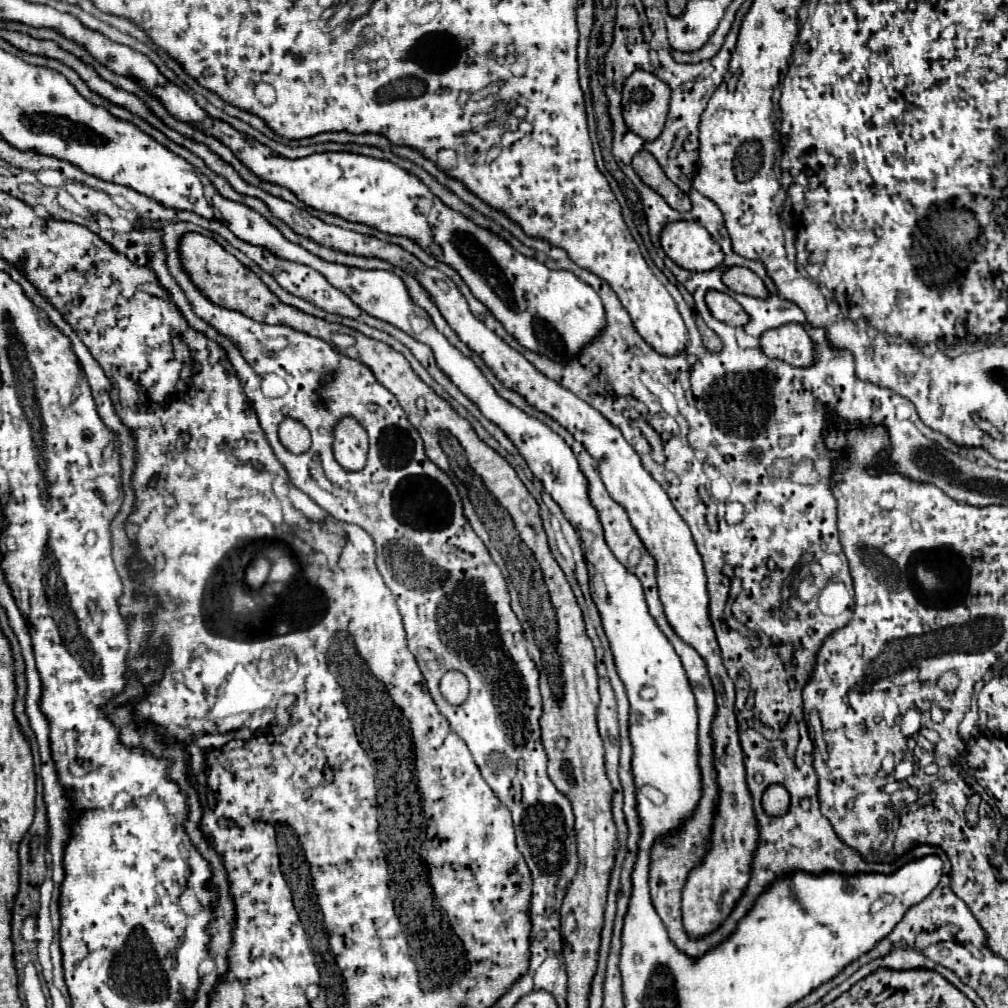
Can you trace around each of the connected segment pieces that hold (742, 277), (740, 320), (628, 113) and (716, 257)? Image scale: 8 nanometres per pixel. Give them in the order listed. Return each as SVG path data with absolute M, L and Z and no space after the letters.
M740 266L728 268L724 272L722 280L734 292L756 296L756 298L768 298L770 296L770 292L766 290L764 282L752 270L748 270L748 268L740 268Z
M716 290L708 292L706 304L708 304L712 316L718 318L720 322L726 322L736 328L742 328L748 322L748 314L744 312L744 308L732 296L728 296L724 292L716 292Z
M636 70L622 88L622 108L626 126L644 138L656 140L664 128L670 106L670 88L652 72Z
M670 222L662 232L662 248L680 268L708 272L722 266L724 252L698 222Z

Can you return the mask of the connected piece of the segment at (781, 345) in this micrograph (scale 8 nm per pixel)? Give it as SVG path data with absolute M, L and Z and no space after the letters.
M796 322L764 332L760 346L770 358L784 360L792 366L808 368L814 364L814 342L804 326Z

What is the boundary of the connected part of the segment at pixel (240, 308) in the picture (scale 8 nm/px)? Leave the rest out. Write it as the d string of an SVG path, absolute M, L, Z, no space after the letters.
M188 232L180 238L180 260L184 272L196 284L196 288L214 304L228 310L242 312L244 316L264 324L288 324L294 326L294 308L282 304L268 286L232 254L228 254L214 238Z

